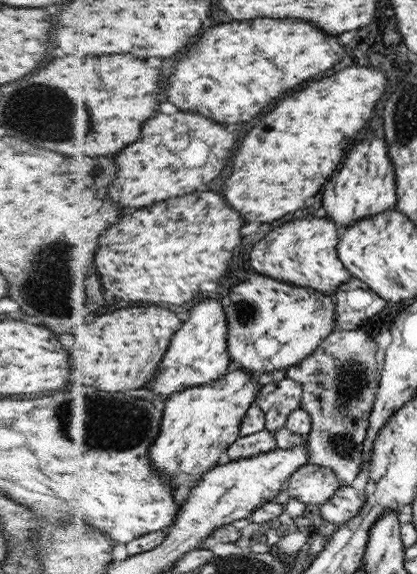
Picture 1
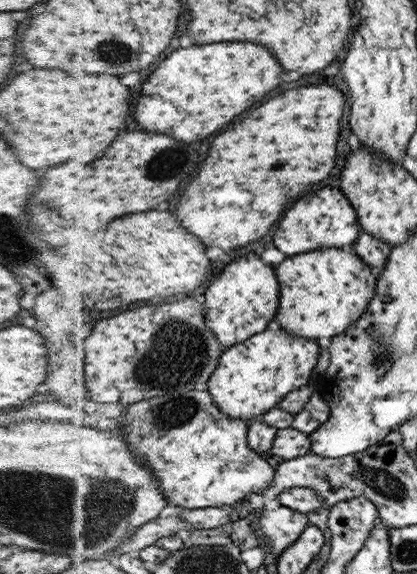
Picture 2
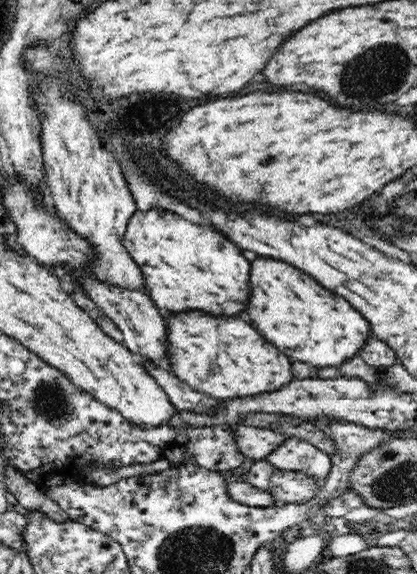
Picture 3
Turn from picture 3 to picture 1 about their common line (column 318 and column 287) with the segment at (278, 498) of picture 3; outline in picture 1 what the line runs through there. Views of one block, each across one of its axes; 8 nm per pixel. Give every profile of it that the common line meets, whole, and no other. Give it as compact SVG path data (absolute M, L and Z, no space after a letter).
M308 463L291 478L288 490L307 505L322 505L341 488L339 476L328 467Z

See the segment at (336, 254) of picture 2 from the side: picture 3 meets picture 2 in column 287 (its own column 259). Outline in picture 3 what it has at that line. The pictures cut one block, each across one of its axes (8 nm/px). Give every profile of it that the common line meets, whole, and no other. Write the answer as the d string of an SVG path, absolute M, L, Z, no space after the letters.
M259 256L252 263L255 287L246 312L268 341L293 361L319 370L340 369L360 357L373 334L372 323L352 303L287 262Z

